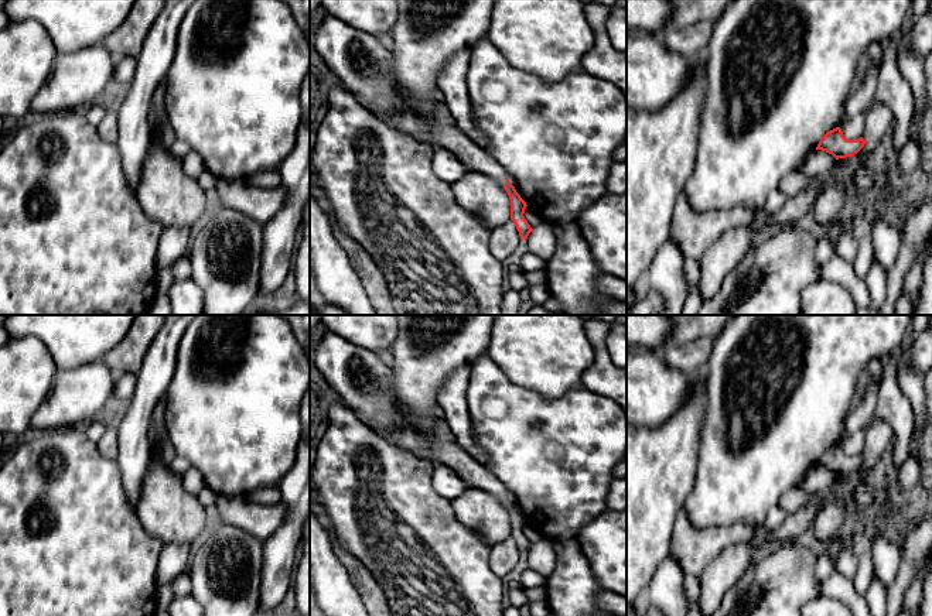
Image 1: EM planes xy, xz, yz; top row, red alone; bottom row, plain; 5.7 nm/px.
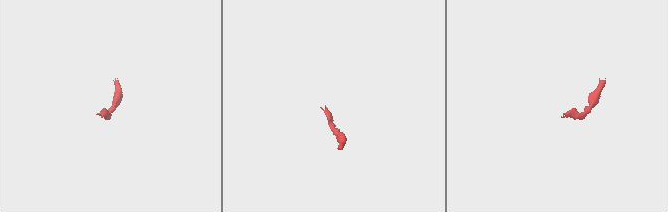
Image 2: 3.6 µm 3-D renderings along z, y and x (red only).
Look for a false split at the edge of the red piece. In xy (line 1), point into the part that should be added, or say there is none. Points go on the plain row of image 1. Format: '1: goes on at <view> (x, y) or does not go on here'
1: does not go on here

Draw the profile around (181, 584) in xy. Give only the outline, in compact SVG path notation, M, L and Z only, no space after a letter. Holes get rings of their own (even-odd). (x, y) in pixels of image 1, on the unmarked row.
M181 572L171 581L171 591L175 598L191 596L191 579L185 572Z

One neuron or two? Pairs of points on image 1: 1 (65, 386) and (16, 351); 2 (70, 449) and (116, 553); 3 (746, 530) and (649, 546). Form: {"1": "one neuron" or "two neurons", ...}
{"1": "two neurons", "2": "one neuron", "3": "two neurons"}

